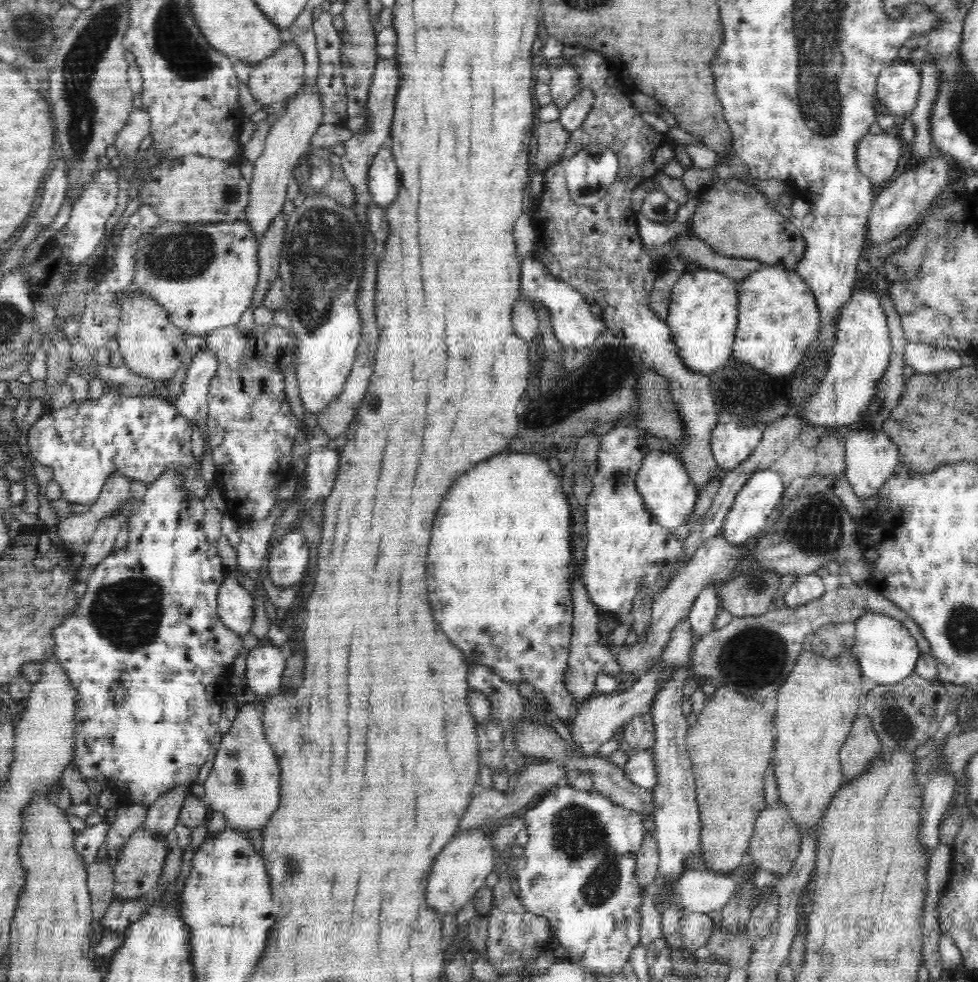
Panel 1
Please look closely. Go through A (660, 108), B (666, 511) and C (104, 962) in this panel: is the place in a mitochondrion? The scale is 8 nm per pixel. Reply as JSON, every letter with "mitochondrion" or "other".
{"A":"other","B":"other","C":"other"}

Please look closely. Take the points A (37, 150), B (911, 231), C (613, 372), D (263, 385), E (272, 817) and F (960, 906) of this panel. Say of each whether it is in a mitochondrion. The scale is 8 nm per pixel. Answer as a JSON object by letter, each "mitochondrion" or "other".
{"A":"other","B":"other","C":"mitochondrion","D":"other","E":"other","F":"other"}

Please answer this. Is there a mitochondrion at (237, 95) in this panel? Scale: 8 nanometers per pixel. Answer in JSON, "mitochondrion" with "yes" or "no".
{"mitochondrion":"no"}

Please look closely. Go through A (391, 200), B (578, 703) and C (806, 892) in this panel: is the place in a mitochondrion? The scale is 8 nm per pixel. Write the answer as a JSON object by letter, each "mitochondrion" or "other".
{"A":"other","B":"other","C":"other"}

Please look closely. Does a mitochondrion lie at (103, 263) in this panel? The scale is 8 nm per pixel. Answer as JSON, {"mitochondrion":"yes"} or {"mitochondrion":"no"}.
{"mitochondrion":"yes"}

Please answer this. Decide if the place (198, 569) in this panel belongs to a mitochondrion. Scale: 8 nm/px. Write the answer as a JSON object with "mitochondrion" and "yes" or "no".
{"mitochondrion":"no"}

